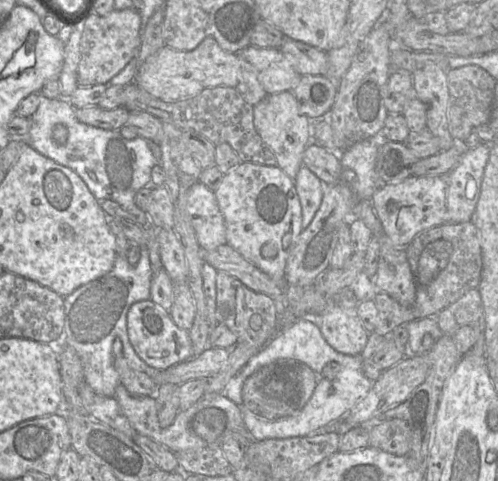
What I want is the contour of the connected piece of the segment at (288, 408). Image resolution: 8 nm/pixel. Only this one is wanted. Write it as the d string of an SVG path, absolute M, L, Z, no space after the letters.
M295 359L276 360L256 370L243 384L243 405L268 420L291 416L300 410L297 395L297 363Z

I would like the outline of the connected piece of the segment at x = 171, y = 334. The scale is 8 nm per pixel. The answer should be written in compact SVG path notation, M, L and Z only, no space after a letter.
M151 299L131 305L127 313L127 331L137 355L152 368L167 369L193 357L189 331L177 327L169 313Z

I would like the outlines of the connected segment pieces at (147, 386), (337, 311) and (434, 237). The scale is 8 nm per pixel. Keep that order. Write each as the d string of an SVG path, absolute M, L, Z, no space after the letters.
M115 339L113 342L114 368L119 374L120 383L132 394L139 396L153 396L158 385L145 372L133 370L122 354L122 342Z
M330 306L315 324L319 326L325 341L345 355L360 355L369 338L369 332L362 325L356 307Z
M472 221L457 224L445 223L421 232L406 247L406 255L415 283L415 302L410 307L404 307L387 293L377 293L374 303L378 311L378 317L374 333L384 337L390 337L393 330L400 325L406 325L411 321L422 318L436 317L440 311L456 302L469 290L477 289L481 280L482 250L480 234Z

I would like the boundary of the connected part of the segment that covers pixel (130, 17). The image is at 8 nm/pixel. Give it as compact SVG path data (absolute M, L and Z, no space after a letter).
M136 8L112 10L104 16L91 13L81 24L80 61L77 83L80 87L106 84L134 57L141 44L141 16Z

